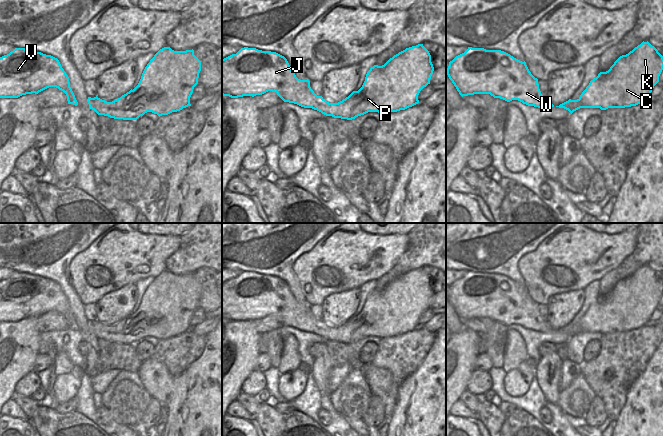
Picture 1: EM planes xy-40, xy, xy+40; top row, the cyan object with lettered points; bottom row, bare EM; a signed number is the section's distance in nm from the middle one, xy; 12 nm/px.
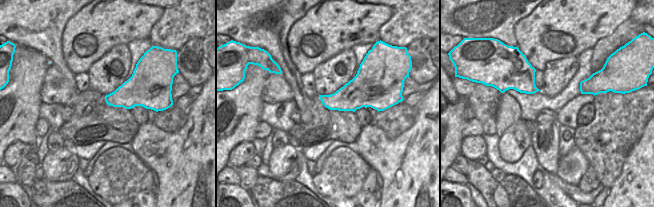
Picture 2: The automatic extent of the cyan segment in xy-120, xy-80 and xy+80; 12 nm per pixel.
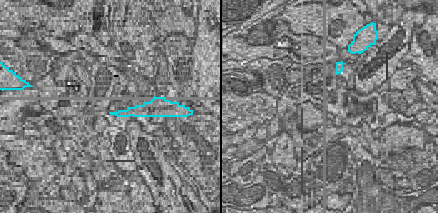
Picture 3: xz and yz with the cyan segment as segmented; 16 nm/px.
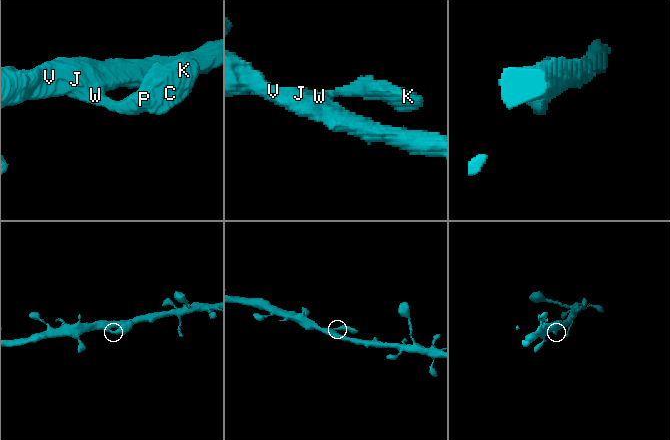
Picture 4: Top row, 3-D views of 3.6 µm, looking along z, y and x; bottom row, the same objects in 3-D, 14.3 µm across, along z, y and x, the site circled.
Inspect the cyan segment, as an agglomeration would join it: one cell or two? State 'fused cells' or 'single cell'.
single cell

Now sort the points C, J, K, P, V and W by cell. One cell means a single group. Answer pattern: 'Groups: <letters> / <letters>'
Groups: C J K P V W

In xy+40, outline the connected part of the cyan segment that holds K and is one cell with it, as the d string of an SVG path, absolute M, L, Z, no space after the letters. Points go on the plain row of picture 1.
M643 265L628 278L620 280L608 295L600 296L591 304L577 324L569 323L556 331L564 332L572 338L580 332L606 334L636 330L650 321L654 310L659 306L662 294L663 280L648 265Z

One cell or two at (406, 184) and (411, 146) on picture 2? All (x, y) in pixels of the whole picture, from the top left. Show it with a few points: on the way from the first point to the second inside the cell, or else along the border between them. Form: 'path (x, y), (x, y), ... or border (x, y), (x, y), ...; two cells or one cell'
path (411, 175), (411, 155); one cell

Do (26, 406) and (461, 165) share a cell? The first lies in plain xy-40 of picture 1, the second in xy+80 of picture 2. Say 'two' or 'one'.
one

